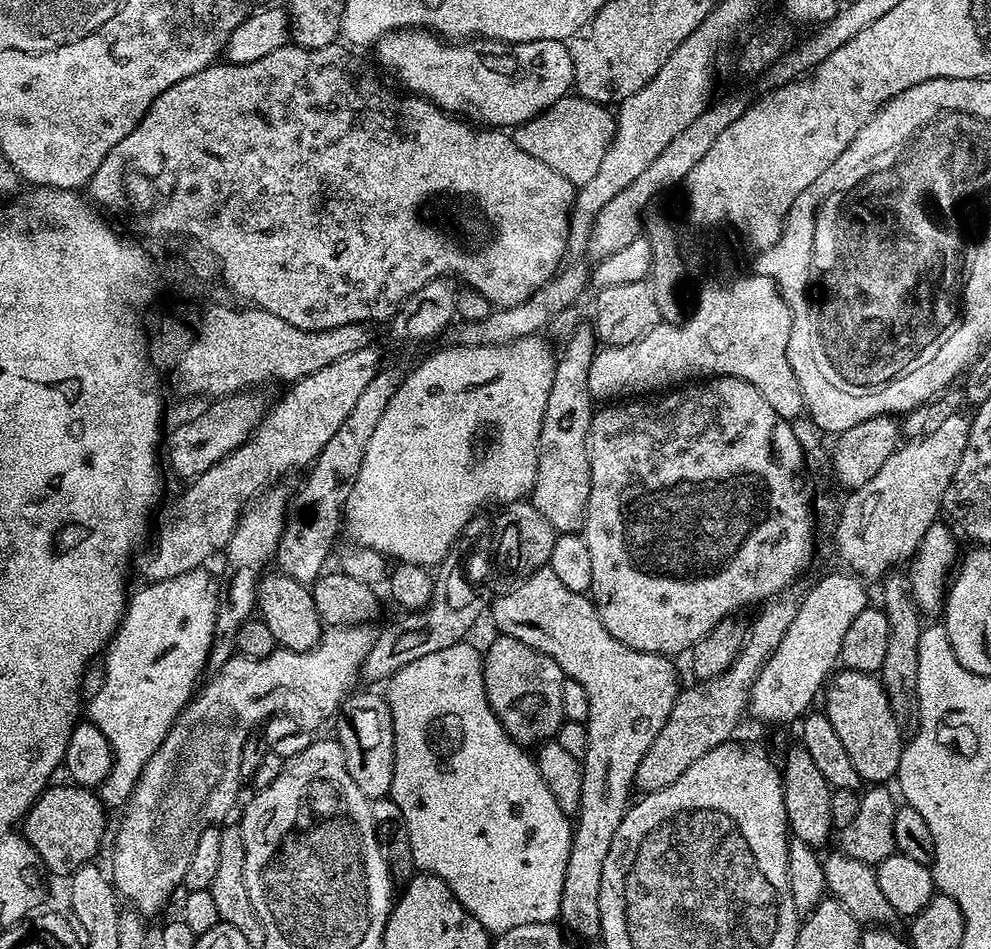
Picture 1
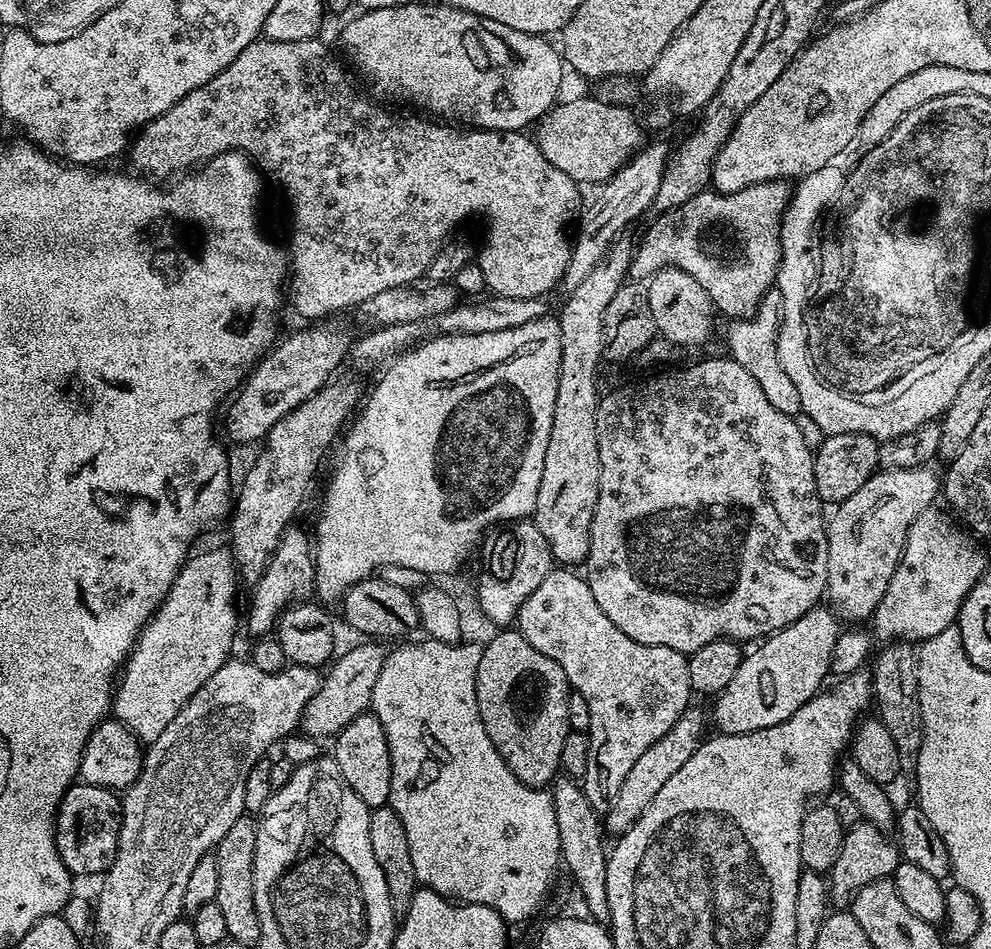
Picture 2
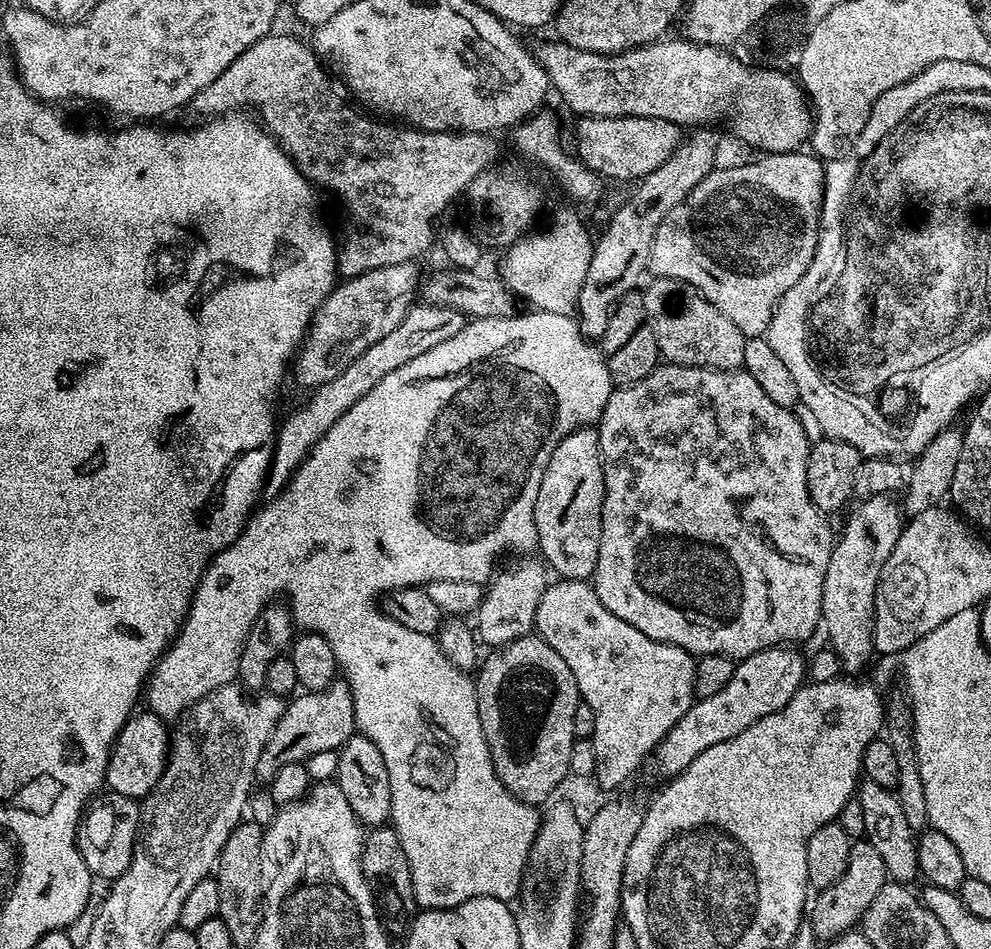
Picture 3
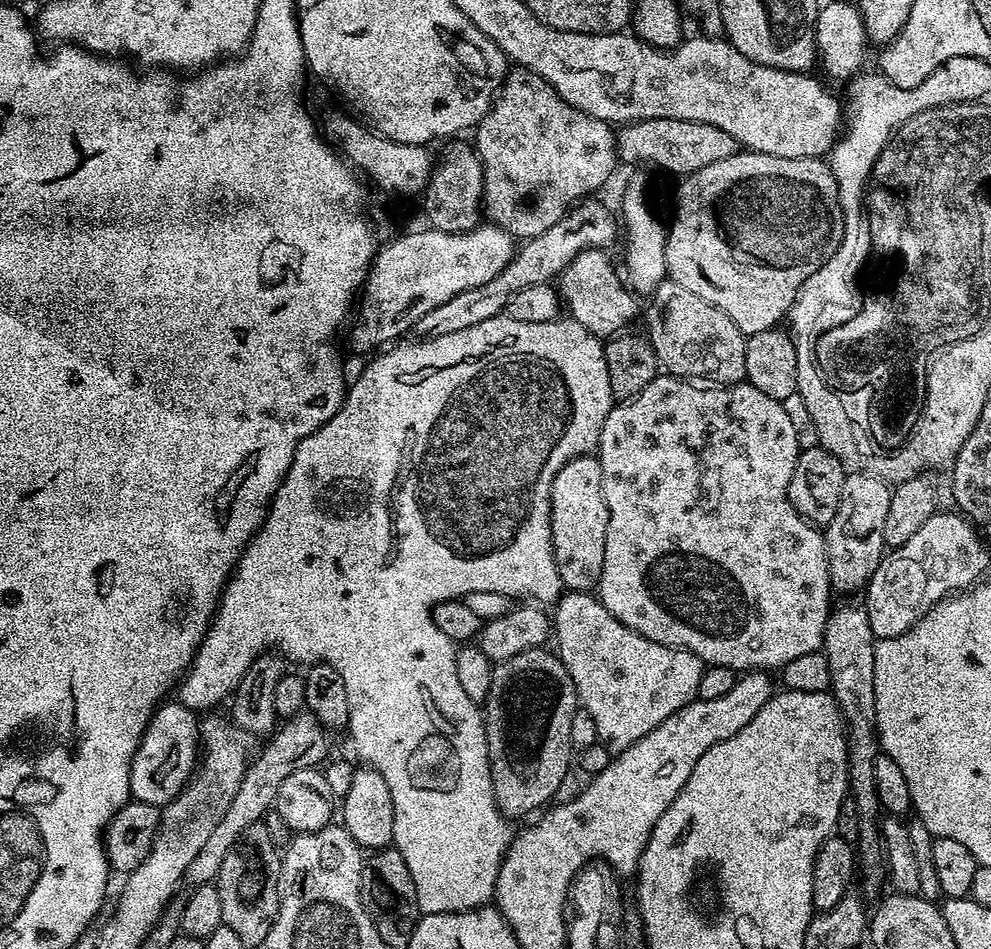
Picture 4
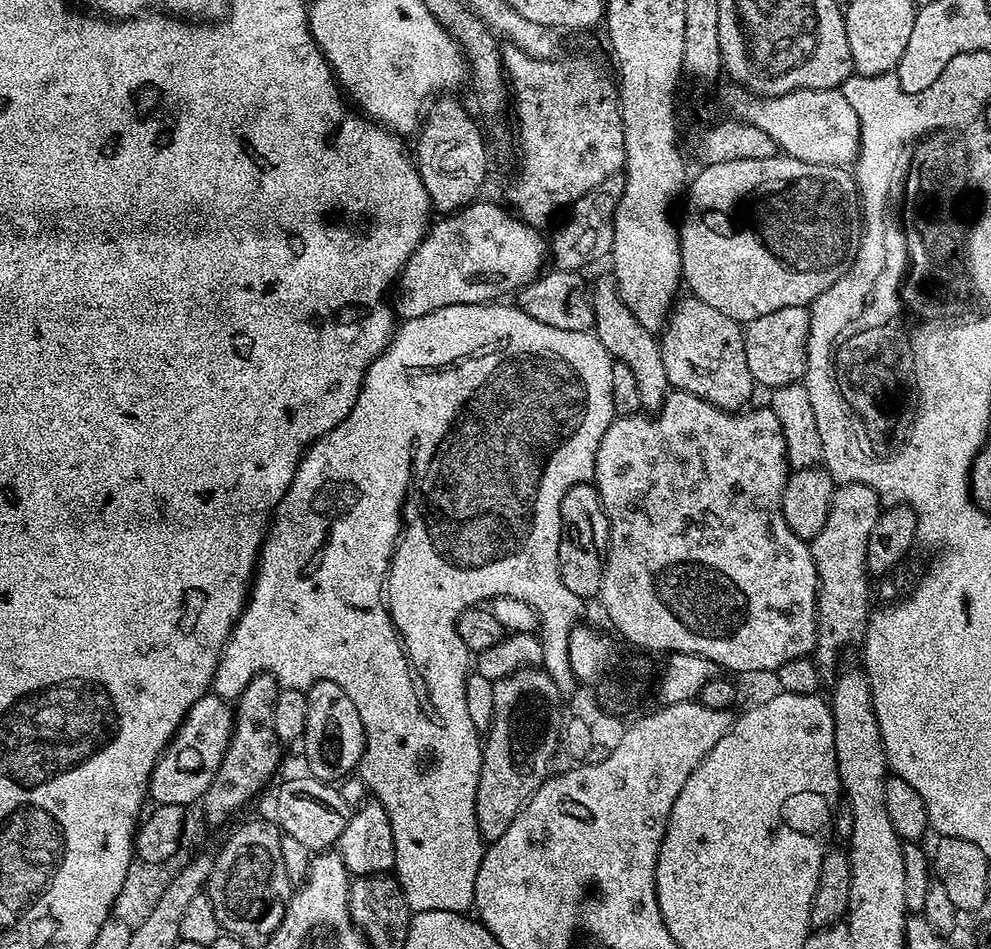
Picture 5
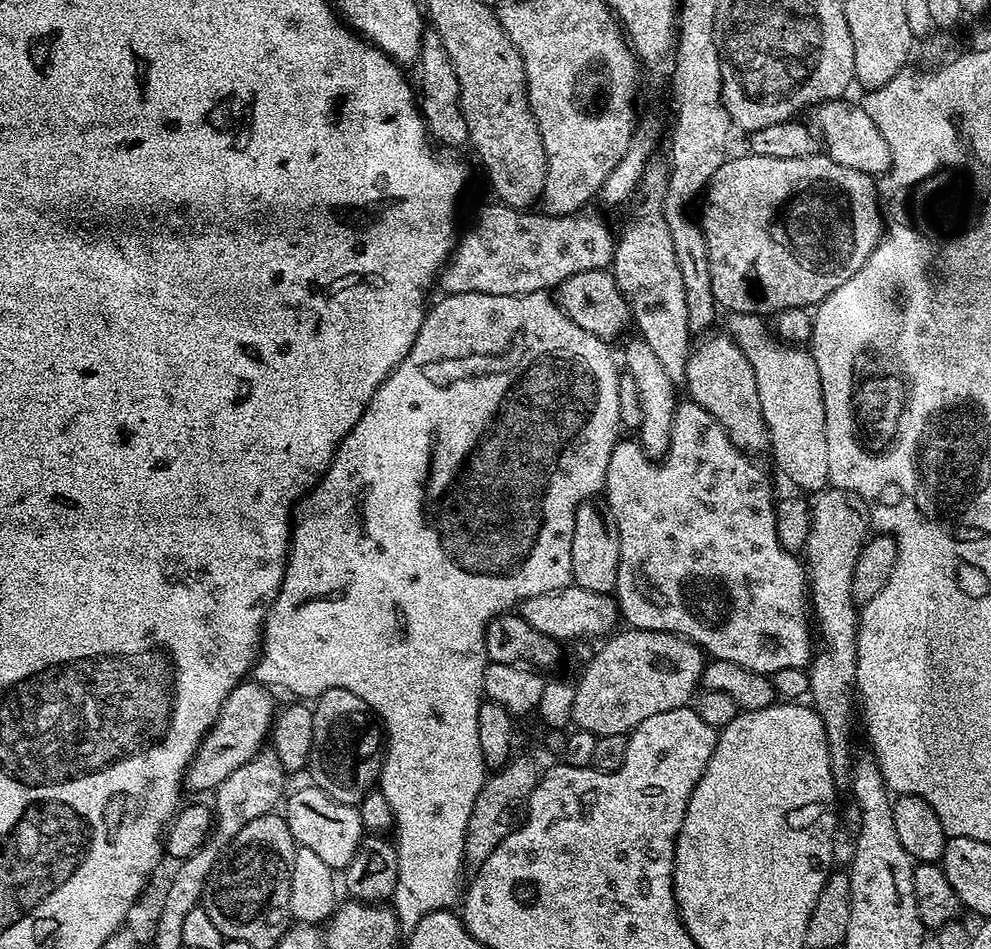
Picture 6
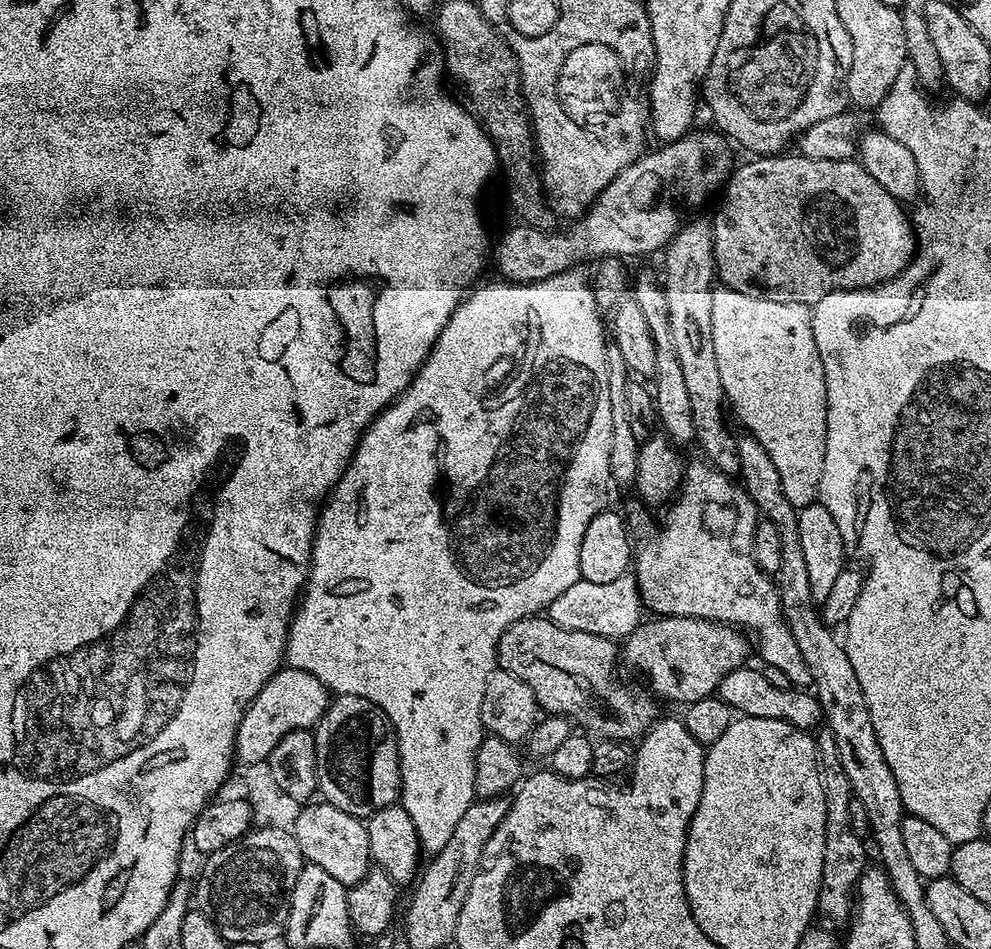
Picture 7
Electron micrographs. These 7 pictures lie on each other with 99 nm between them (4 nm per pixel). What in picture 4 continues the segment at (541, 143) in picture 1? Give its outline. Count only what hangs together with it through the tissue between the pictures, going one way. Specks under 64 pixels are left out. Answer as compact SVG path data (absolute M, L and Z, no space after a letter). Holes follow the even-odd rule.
M654 118L653 120L638 120L634 124L623 125L616 132L616 155L621 161L632 166L649 164L652 168L661 168L664 172L677 172L677 177L687 178L692 173L702 170L702 166L711 166L714 162L722 162L722 158L730 158L738 151L738 145L726 130L718 130L718 126L710 126L706 122L690 122L678 118Z

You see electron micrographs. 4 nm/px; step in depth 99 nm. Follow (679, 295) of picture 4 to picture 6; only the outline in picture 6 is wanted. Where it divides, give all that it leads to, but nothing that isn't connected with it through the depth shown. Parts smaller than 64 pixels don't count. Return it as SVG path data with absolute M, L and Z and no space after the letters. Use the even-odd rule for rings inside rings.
M722 332L722 334L708 334L705 335L702 340L699 342L698 346L696 345L691 349L691 352L689 353L688 360L687 360L687 368L686 368L686 374L684 375L685 378L685 389L688 388L688 392L690 394L689 399L700 406L702 406L703 409L707 410L707 412L715 418L715 420L724 427L726 430L726 434L730 438L730 442L734 442L734 446L739 452L747 452L749 456L756 458L759 457L759 452L767 453L770 448L770 441L768 439L768 427L766 426L766 422L762 418L762 402L758 402L758 388L757 383L754 379L754 370L753 367L750 366L749 359L746 358L745 352L742 351L740 347L737 346L736 341L733 340L731 335L728 335L727 333Z

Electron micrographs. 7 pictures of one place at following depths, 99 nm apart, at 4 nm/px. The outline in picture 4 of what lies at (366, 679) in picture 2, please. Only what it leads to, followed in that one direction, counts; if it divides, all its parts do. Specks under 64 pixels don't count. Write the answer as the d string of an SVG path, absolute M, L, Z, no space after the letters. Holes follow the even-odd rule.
M305 710L299 716L289 716L277 727L276 731L267 739L264 749L251 757L248 769L244 772L242 786L238 786L238 794L222 814L222 822L214 826L202 850L198 852L198 858L190 862L190 866L184 875L189 885L210 884L220 872L222 862L226 862L226 854L240 841L241 834L250 826L261 823L268 811L274 808L278 798L278 790L282 790L282 782L294 774L294 770L303 768L315 768L323 765L329 759L328 736L323 724Z

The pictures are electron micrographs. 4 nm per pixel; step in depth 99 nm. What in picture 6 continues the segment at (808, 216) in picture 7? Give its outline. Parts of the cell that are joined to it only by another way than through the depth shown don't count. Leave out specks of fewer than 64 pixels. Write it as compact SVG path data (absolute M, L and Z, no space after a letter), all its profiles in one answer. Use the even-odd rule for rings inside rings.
M826 154L807 156L806 158L766 158L765 156L733 155L725 159L724 165L714 174L708 184L704 200L704 213L699 213L700 229L706 238L706 250L710 258L710 282L714 290L714 298L721 309L729 308L732 314L750 312L753 314L779 314L786 308L811 309L825 300L842 282L854 278L858 270L870 258L870 254L880 245L886 231L886 221L882 215L882 205L878 199L878 184L873 177L867 176L862 170L850 170L850 166L842 166L834 162Z

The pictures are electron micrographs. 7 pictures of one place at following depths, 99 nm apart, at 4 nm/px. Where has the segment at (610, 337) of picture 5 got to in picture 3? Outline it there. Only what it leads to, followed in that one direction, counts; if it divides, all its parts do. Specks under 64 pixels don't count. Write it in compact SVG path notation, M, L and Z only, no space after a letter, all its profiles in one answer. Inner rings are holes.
M560 208L552 216L552 225L549 228L533 230L528 235L517 240L511 248L503 253L504 265L501 266L499 275L508 286L513 297L521 301L529 300L533 309L550 314L572 316L576 311L578 294L582 290L582 282L586 282L586 270L590 270L592 257L593 233L588 233L586 225L580 221L580 216L572 208Z

